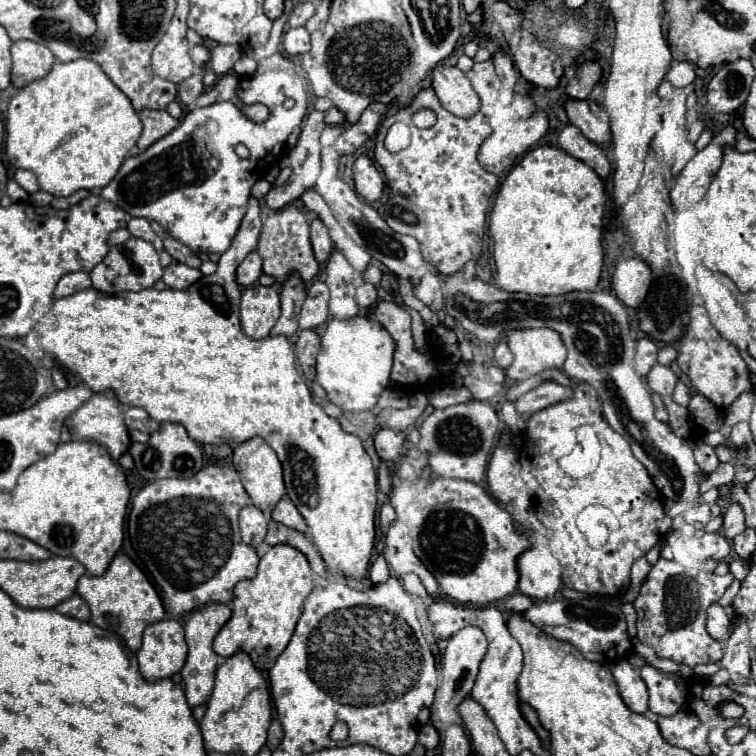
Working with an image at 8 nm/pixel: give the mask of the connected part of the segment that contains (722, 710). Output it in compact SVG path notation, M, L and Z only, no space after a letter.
M721 701L717 715L723 717L723 719L741 719L743 713L745 713L745 709L739 703L735 703L735 701Z

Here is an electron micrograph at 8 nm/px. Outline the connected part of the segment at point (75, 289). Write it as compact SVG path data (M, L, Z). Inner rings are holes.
M77 271L77 273L67 273L61 277L61 281L55 287L55 299L61 297L69 297L73 293L79 293L81 289L89 289L91 287L91 279L87 273Z

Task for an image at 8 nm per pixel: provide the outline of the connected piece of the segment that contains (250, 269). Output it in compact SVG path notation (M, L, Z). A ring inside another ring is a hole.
M251 251L237 267L237 283L241 287L249 287L259 279L261 273L263 273L263 259L257 251Z

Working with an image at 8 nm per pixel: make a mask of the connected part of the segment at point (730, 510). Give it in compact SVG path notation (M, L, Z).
M731 503L727 509L725 509L725 521L723 521L723 533L727 539L733 539L735 535L743 533L747 529L745 525L745 511L739 503Z

